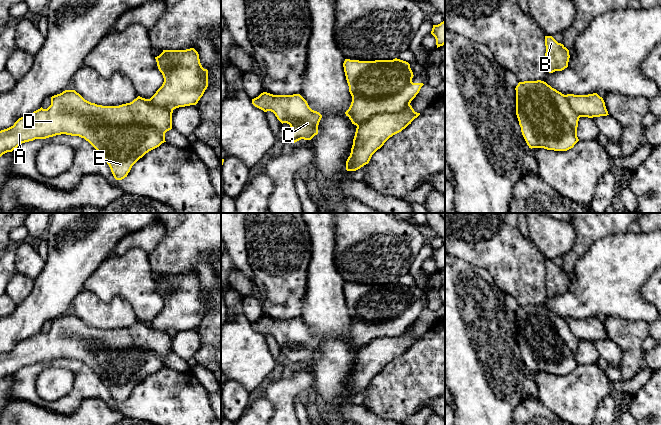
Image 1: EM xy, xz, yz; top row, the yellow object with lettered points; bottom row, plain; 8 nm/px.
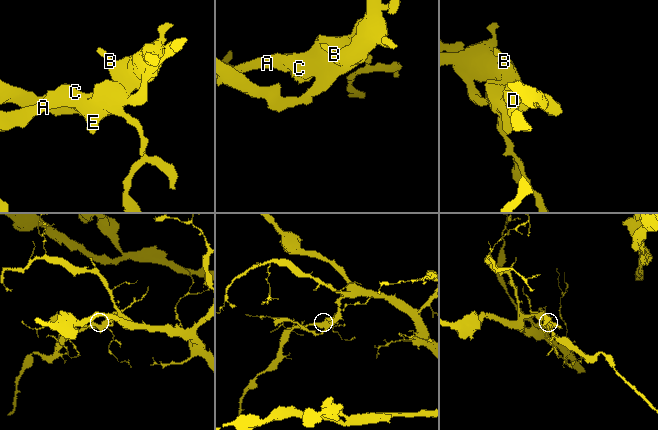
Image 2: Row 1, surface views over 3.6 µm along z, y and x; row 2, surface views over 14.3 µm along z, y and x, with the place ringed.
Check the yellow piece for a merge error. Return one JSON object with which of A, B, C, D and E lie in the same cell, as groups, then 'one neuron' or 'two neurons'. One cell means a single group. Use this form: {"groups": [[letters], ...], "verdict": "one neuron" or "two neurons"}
{"groups": [["A", "C", "D", "E"], ["B"]], "verdict": "two neurons"}

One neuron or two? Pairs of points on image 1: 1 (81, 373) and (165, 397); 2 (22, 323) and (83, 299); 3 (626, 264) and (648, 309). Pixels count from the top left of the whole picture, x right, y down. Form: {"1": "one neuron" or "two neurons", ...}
{"1": "one neuron", "2": "two neurons", "3": "one neuron"}

